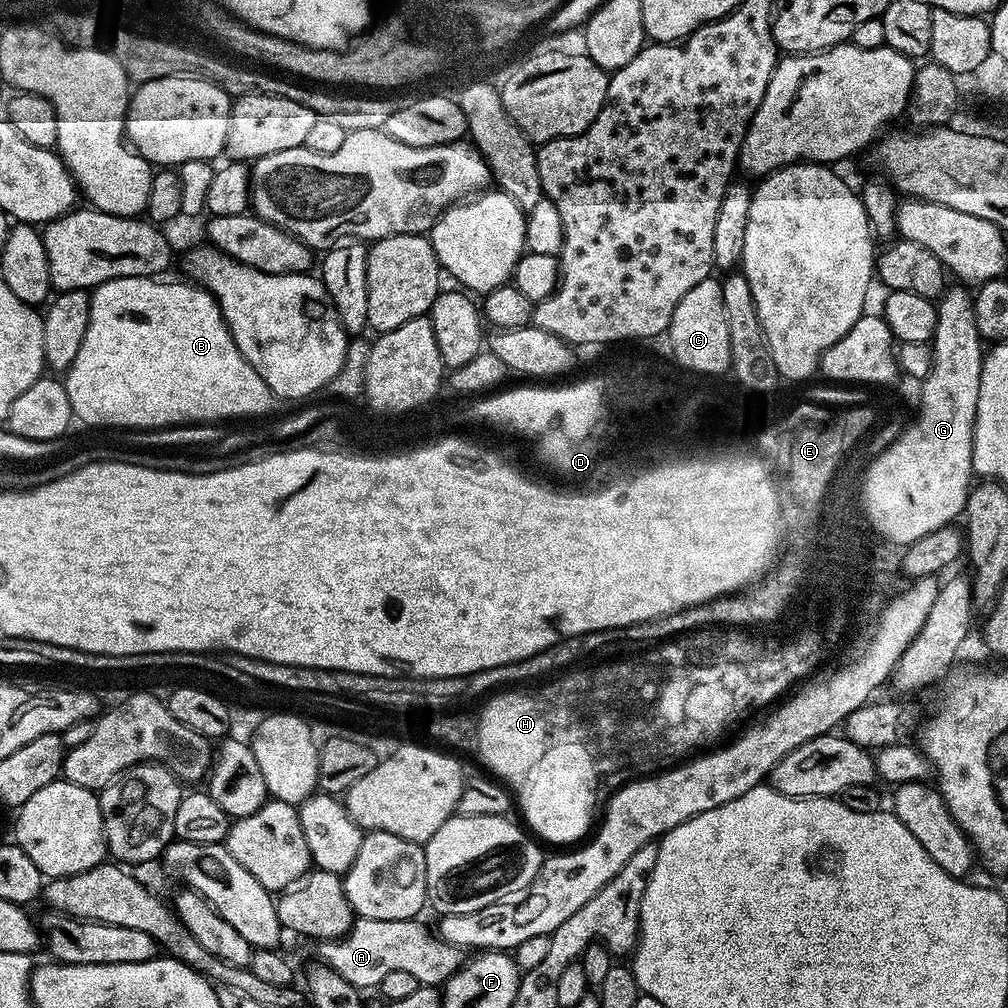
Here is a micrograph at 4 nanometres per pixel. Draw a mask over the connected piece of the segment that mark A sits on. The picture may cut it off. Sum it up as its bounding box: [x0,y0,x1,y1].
[319,918,466,990]

